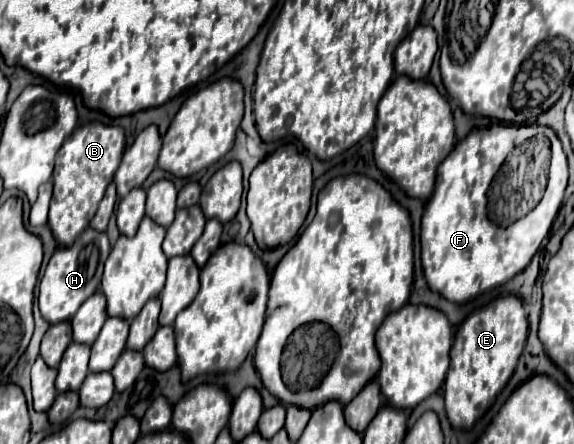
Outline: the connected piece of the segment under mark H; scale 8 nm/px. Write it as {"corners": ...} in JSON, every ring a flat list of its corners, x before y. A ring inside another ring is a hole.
{"corners":[[85,229,71,247,59,247,53,253,45,269,45,275,39,283,39,299,37,299,39,311,47,323,55,325,73,319,73,315,83,305,83,301,87,301,99,289,101,275,103,275,101,261,105,261,107,255,109,255,107,235,93,229]]}

